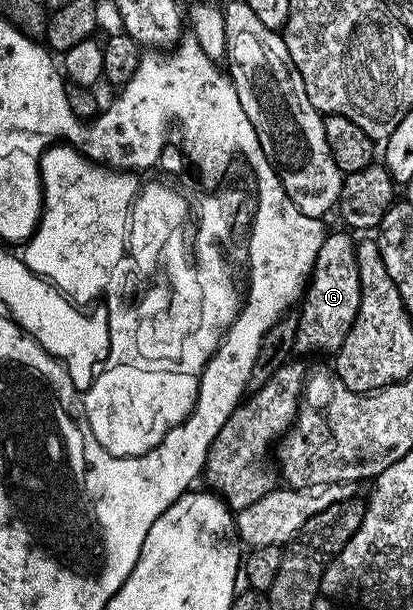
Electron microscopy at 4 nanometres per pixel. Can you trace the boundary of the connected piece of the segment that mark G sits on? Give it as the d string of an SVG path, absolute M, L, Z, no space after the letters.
M325 233L322 248L318 248L316 267L306 283L302 305L298 310L298 328L295 353L335 355L342 348L360 303L360 276L353 235Z

